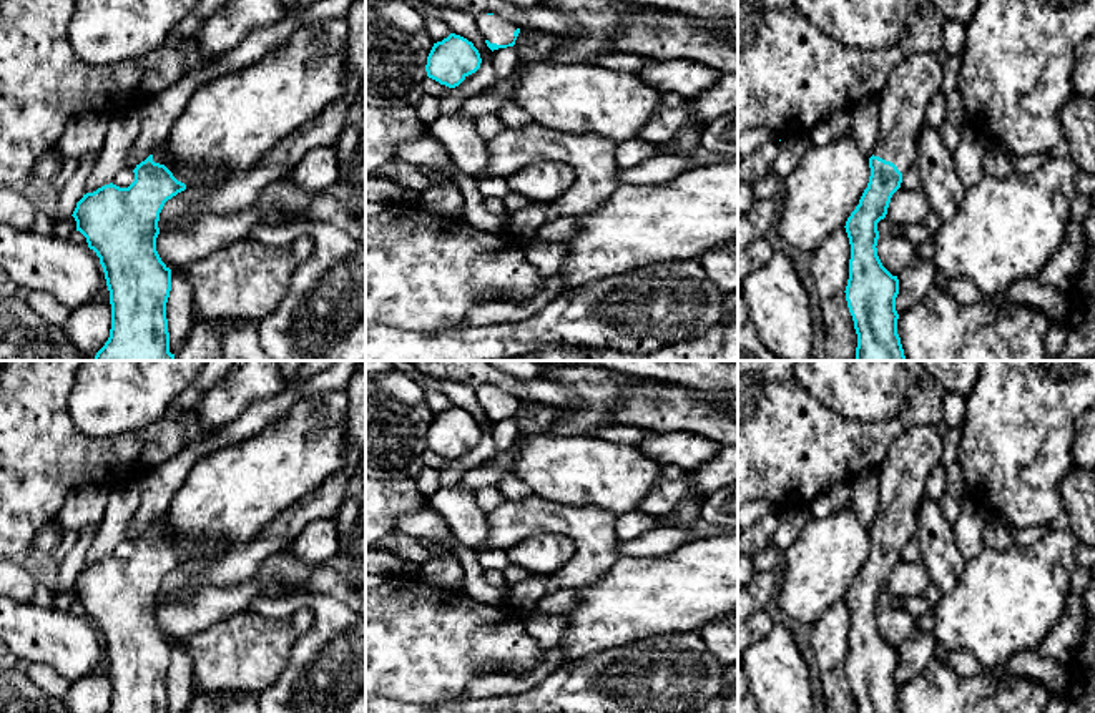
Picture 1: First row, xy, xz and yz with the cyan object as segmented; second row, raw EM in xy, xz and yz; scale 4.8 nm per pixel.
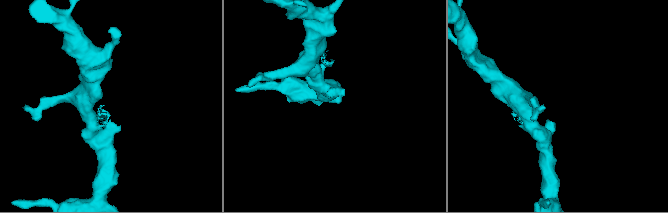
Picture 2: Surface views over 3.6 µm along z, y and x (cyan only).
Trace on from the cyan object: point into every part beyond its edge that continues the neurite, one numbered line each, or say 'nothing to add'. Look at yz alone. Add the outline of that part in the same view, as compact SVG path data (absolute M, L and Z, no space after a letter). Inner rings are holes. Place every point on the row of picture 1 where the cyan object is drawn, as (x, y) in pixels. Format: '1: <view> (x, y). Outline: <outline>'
1: yz (904, 100). Outline: M914 52L892 70L879 95L881 136L874 156L894 163L902 175L917 160L917 138L942 80L937 55Z

